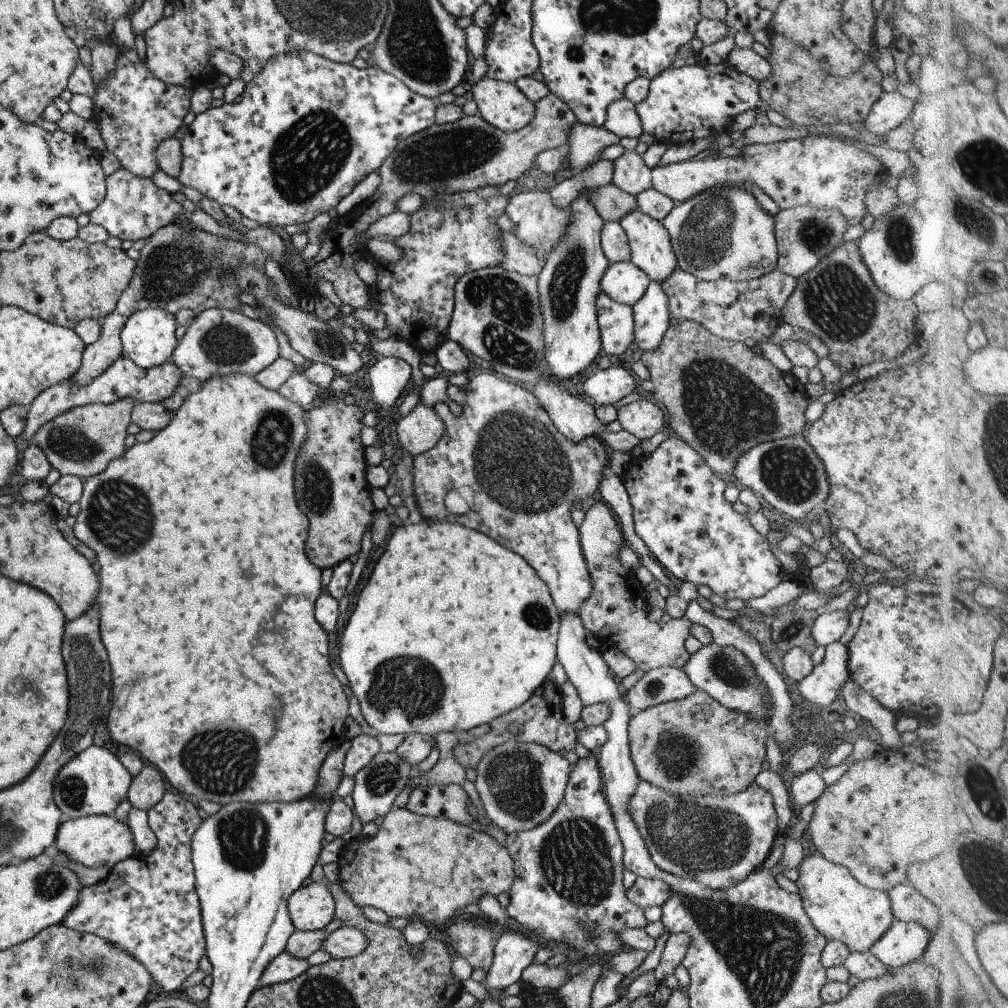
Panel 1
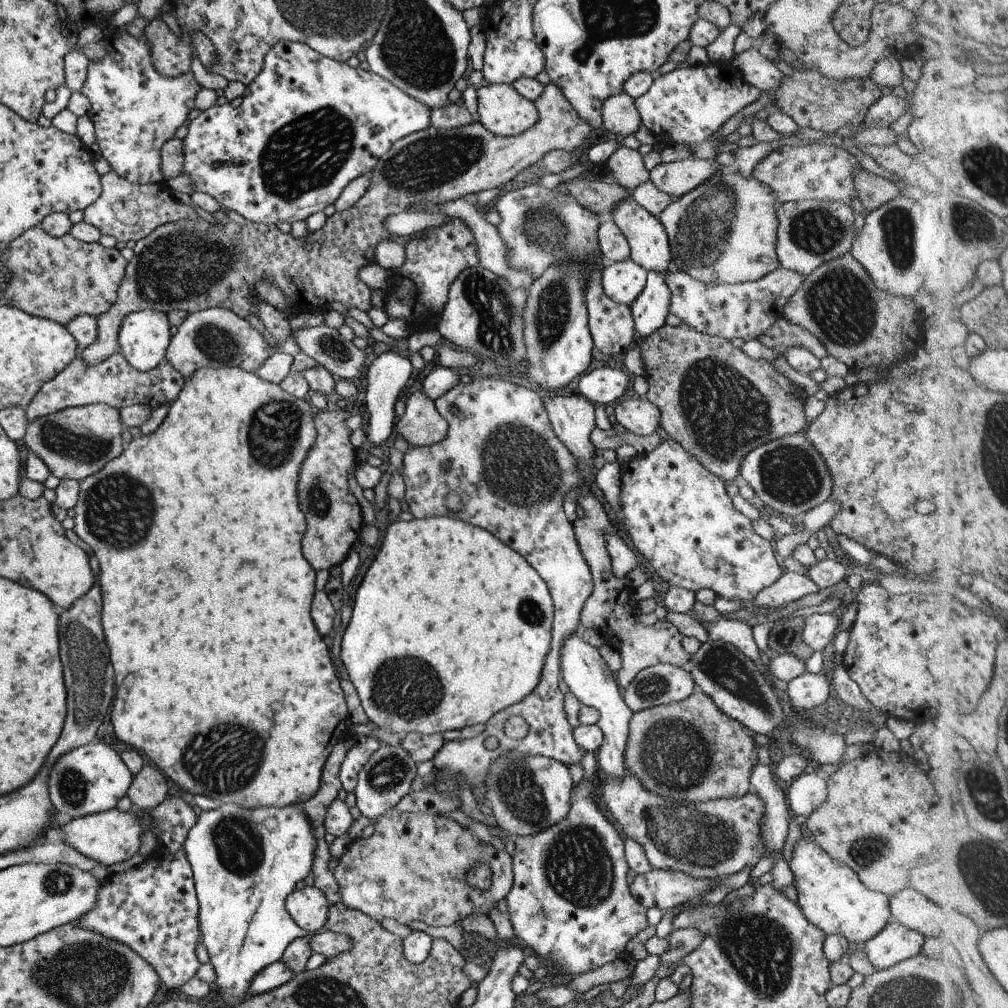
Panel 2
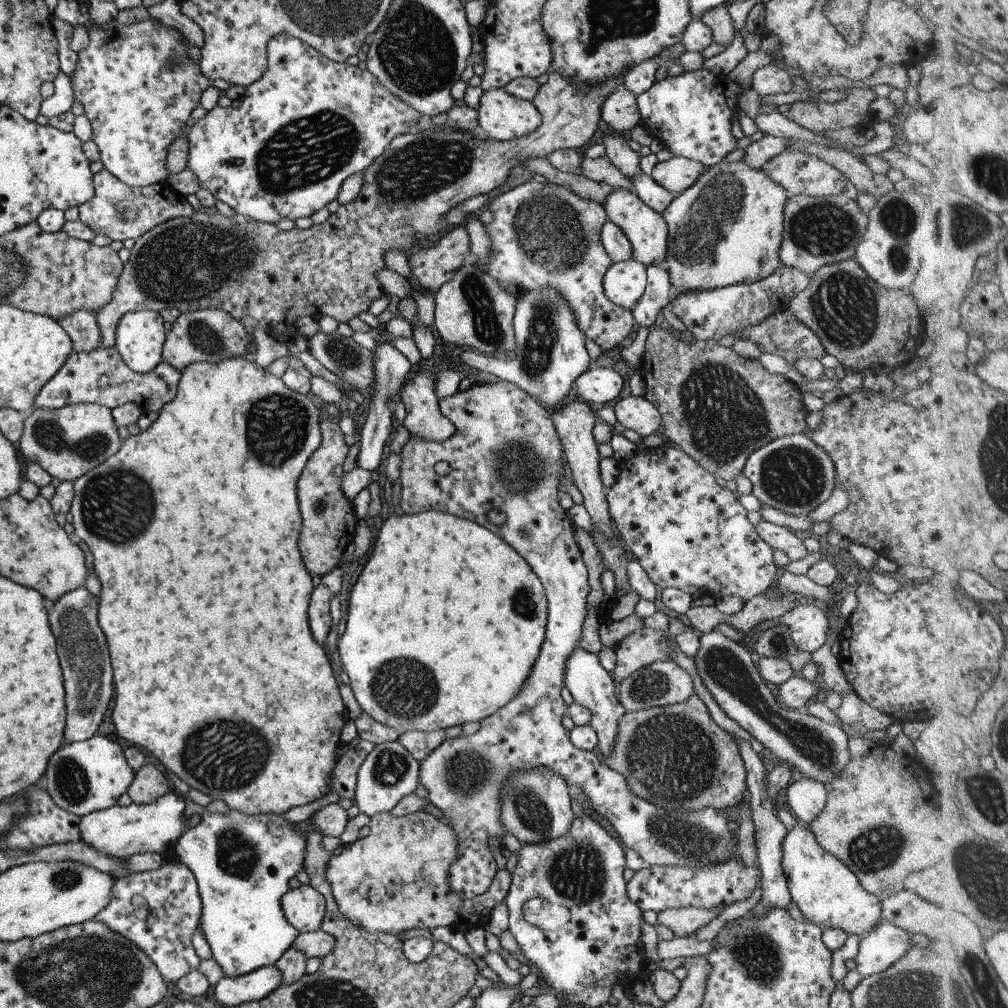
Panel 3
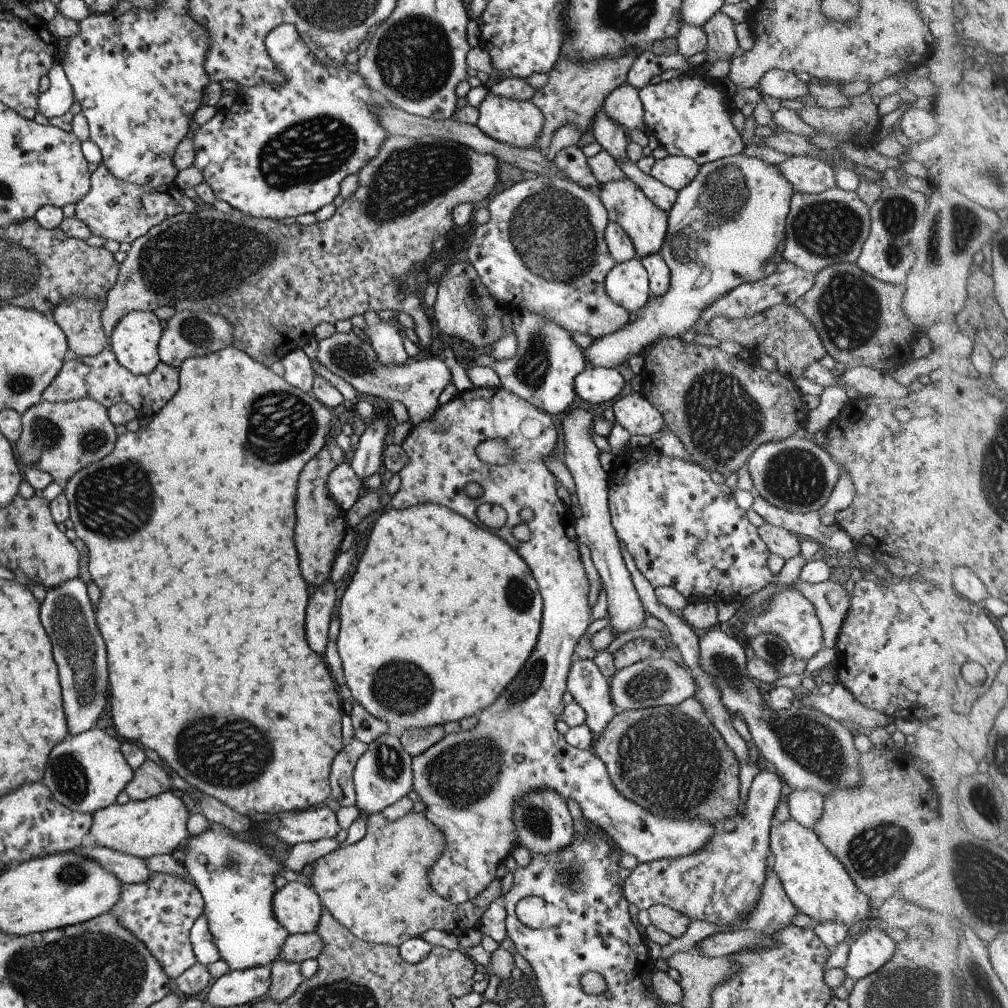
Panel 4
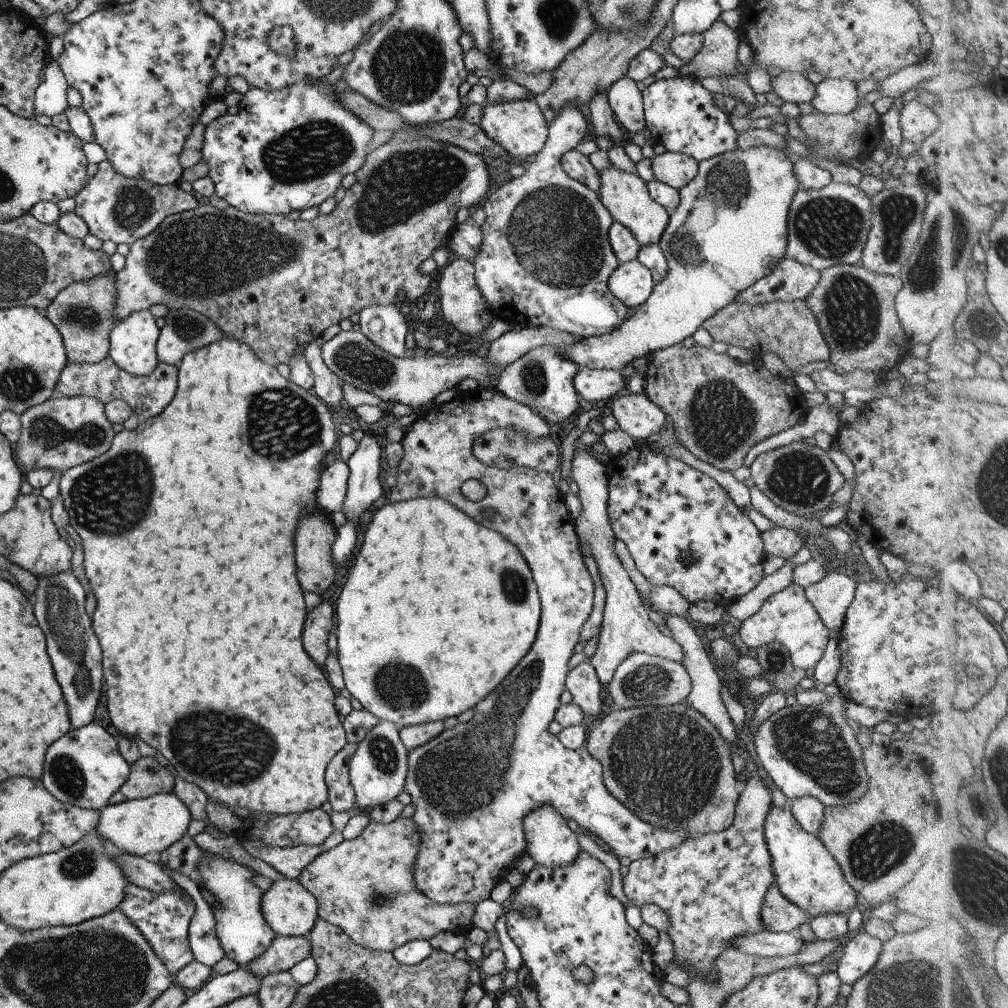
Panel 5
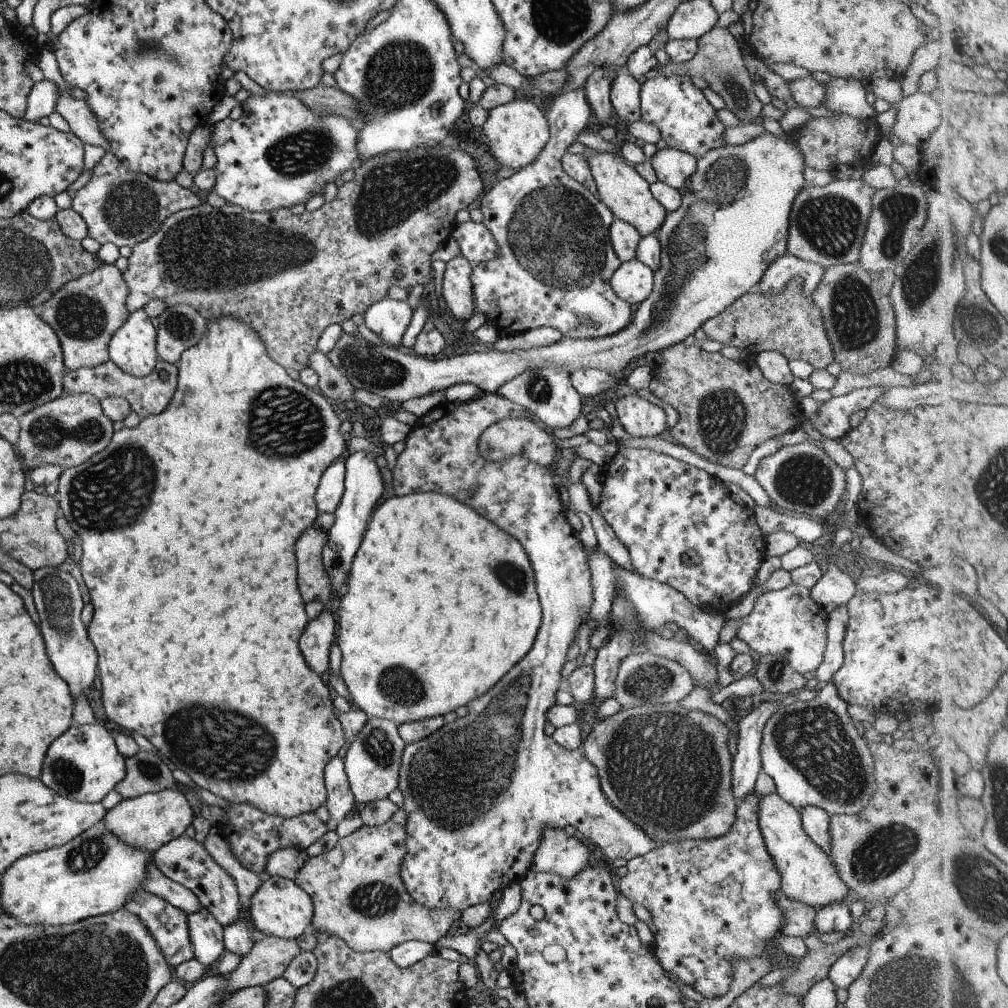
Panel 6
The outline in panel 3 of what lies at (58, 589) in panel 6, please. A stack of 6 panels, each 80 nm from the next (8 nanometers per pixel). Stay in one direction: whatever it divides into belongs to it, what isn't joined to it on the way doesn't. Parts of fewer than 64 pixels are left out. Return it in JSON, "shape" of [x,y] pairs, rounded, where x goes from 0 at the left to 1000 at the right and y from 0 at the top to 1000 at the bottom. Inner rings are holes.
{"shape":[[[84,582],[63,589],[57,597],[48,599],[48,616],[55,632],[56,649],[63,665],[64,683],[64,720],[62,738],[86,734],[96,726],[102,706],[108,700],[111,684],[111,663],[108,661],[106,640],[96,619],[96,595]]]}

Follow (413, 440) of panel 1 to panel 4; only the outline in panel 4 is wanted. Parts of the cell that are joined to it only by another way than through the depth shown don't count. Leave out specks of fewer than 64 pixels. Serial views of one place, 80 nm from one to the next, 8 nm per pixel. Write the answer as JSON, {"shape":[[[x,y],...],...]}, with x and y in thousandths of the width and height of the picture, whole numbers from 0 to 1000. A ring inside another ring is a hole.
{"shape":[[[332,328],[328,333],[314,338],[313,356],[326,369],[347,381],[356,393],[377,393],[382,397],[400,401],[410,424],[429,415],[436,402],[435,393],[439,384],[447,378],[447,371],[439,359],[434,355],[426,355],[425,352],[406,356],[399,362],[376,361],[366,340],[356,337],[354,331],[349,329]]]}

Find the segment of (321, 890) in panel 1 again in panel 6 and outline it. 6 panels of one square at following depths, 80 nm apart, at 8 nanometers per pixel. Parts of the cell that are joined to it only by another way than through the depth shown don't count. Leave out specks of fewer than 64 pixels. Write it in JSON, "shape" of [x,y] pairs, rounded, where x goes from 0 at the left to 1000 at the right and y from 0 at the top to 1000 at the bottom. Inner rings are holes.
{"shape":[[[261,869],[259,878],[248,891],[246,905],[247,913],[255,924],[275,931],[291,932],[308,920],[311,900],[307,888],[290,873]]]}

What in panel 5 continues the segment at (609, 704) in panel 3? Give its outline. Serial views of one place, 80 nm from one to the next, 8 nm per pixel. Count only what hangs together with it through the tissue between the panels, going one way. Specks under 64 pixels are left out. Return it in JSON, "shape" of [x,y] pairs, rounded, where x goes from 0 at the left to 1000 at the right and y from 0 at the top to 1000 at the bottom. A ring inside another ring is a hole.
{"shape":[[[582,655],[563,665],[560,683],[566,689],[567,696],[584,712],[592,713],[592,710],[598,706],[599,682]]]}

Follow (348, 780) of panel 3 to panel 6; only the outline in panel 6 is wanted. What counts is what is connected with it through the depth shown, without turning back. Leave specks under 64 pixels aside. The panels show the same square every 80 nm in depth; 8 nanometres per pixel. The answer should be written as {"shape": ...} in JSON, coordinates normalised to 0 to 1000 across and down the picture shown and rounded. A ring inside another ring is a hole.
{"shape":[[[332,749],[321,760],[321,781],[323,784],[321,798],[326,810],[337,814],[350,802],[351,796],[342,770],[340,752]]]}

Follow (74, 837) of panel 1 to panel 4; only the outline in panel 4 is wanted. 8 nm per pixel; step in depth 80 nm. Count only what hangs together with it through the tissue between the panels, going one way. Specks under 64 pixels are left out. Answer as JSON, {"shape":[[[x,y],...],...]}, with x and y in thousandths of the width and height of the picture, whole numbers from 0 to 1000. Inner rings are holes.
{"shape":[[[168,784],[143,795],[128,794],[121,799],[114,796],[94,805],[87,824],[98,840],[143,852],[149,849],[170,848],[187,829],[184,823],[186,812],[182,796]]]}

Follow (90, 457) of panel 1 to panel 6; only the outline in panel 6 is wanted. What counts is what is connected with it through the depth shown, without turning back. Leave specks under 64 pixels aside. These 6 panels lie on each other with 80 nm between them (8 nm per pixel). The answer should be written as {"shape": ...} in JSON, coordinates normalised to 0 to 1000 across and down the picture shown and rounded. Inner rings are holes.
{"shape":[[[84,390],[63,391],[16,416],[20,423],[16,447],[24,456],[23,466],[39,461],[59,461],[62,465],[76,462],[102,446],[112,429],[111,419],[102,411],[99,397]]]}

